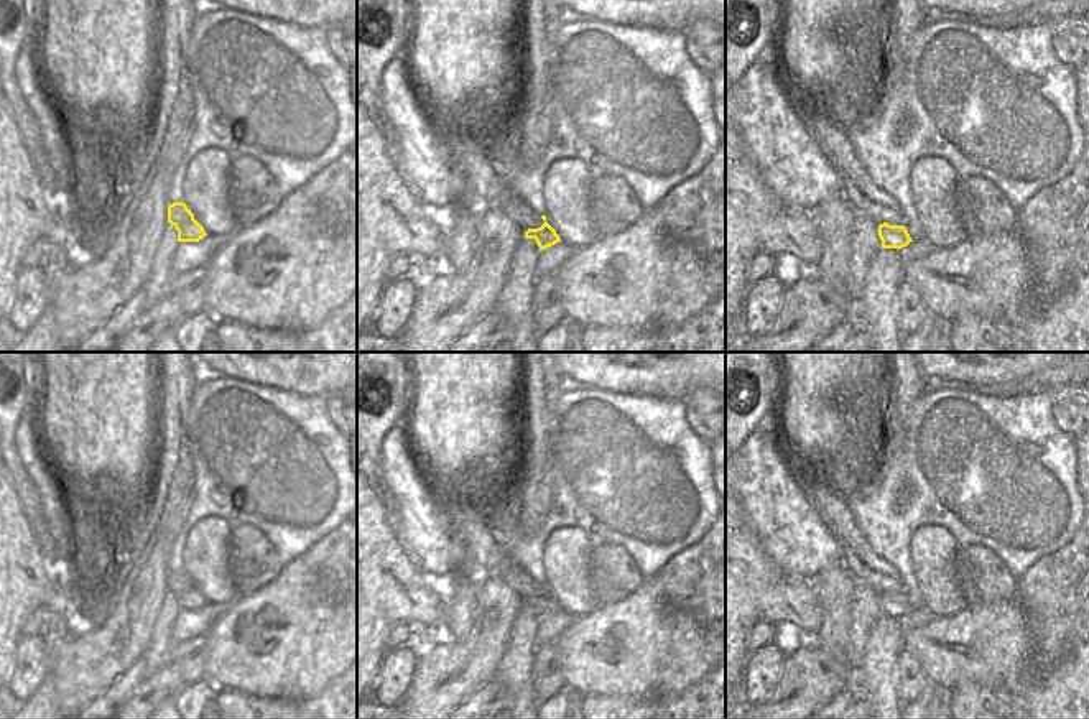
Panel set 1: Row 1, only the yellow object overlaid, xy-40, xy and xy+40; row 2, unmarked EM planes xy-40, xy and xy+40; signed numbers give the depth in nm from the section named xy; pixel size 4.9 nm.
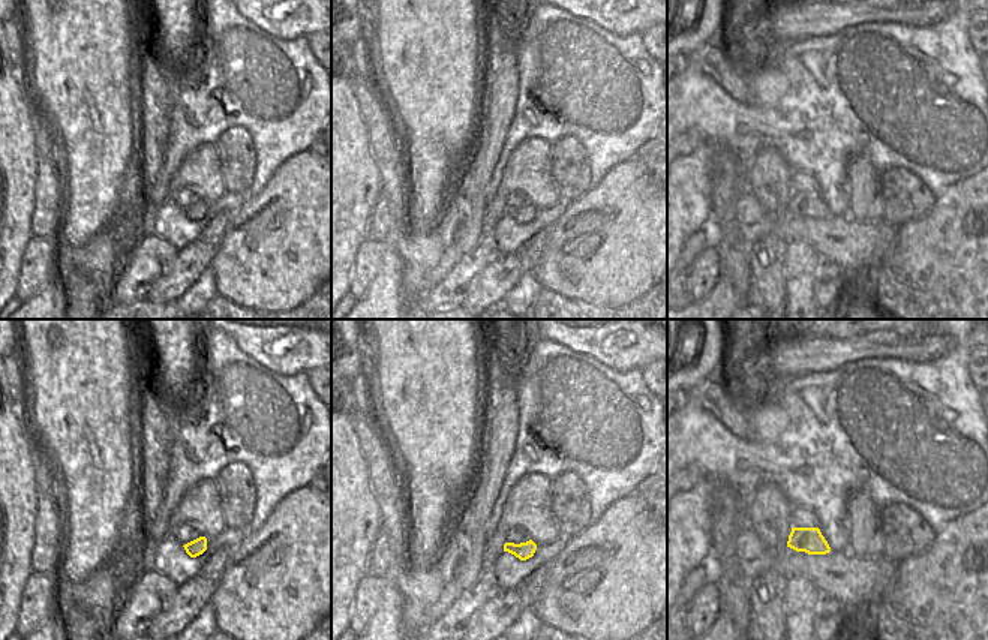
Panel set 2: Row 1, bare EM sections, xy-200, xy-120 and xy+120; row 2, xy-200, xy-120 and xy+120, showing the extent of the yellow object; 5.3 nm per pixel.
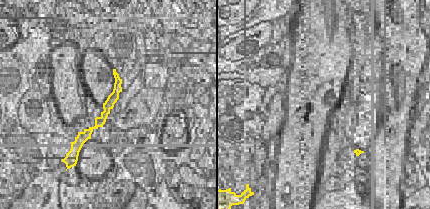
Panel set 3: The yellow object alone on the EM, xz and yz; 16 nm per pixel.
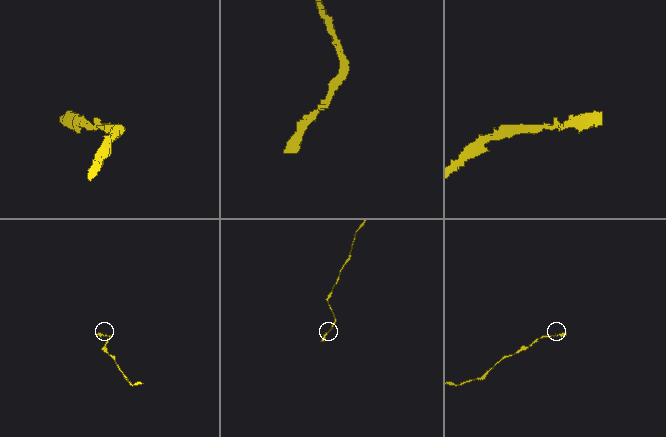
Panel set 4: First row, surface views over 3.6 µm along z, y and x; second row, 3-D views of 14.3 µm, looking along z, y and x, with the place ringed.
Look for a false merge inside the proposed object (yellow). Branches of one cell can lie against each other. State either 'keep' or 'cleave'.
keep

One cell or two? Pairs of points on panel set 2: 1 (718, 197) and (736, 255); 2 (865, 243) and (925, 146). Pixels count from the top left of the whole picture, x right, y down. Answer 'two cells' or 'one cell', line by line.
1: one cell
2: two cells

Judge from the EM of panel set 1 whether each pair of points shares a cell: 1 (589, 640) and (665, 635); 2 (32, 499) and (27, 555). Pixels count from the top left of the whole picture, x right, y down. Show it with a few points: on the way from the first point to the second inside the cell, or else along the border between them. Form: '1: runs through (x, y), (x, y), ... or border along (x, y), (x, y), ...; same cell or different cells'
1: runs through (607, 640), (647, 640); same cell
2: border along (17, 496), (43, 561); different cells

